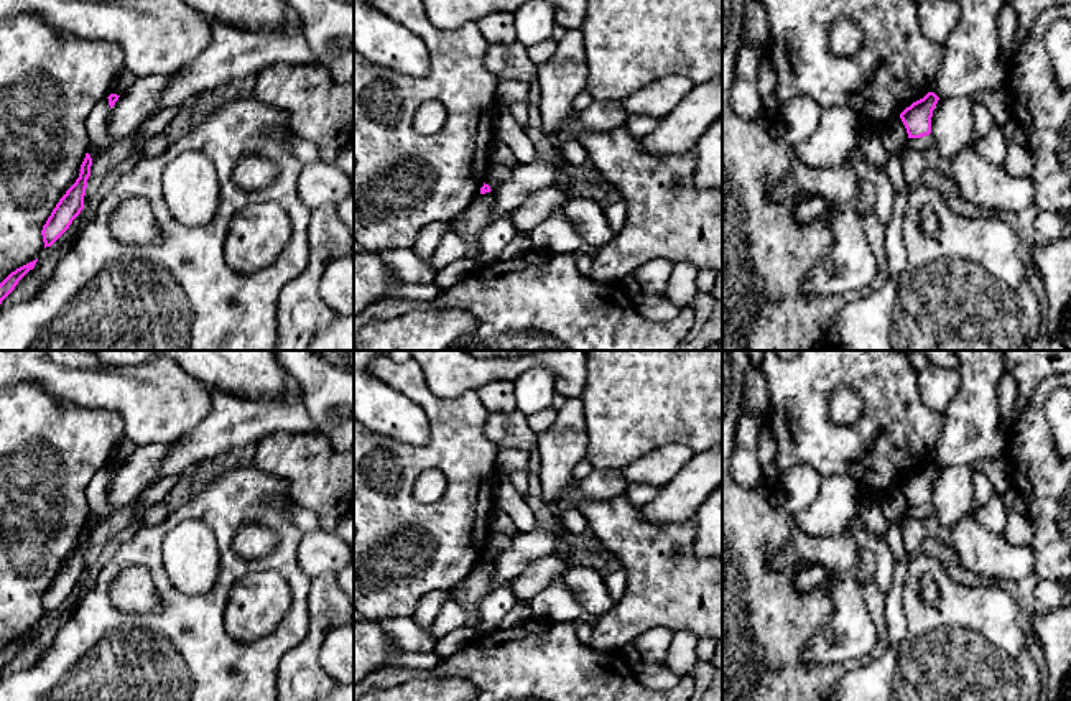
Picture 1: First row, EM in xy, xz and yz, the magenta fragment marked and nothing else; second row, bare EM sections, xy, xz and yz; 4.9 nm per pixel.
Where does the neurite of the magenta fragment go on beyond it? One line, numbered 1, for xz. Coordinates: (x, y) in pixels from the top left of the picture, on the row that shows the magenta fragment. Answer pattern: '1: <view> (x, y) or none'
1: none

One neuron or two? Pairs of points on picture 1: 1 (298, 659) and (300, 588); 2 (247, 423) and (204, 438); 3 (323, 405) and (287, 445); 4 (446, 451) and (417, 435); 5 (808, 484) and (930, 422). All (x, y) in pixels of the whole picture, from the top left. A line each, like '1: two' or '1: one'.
1: two
2: one
3: two
4: two
5: two

